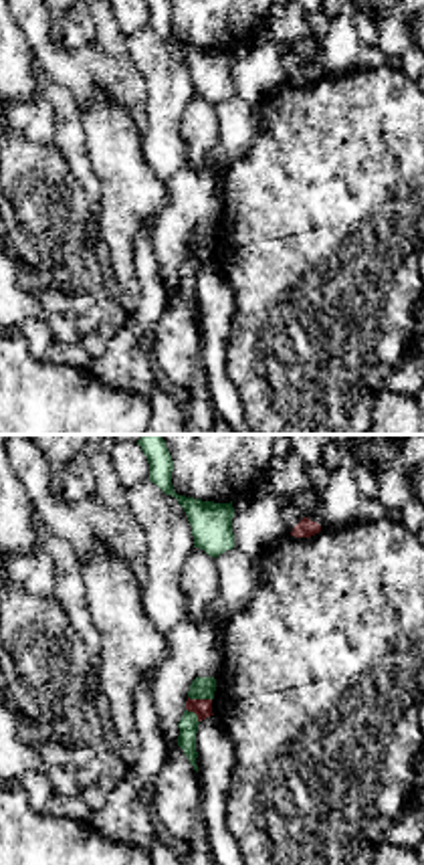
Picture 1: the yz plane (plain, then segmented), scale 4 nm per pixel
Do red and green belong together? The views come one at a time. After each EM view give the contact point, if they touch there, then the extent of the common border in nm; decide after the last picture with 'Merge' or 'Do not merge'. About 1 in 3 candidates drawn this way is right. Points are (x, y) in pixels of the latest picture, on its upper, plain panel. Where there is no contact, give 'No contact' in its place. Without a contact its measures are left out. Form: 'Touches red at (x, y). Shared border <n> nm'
Touches red at (200, 247). Shared border 100 nm

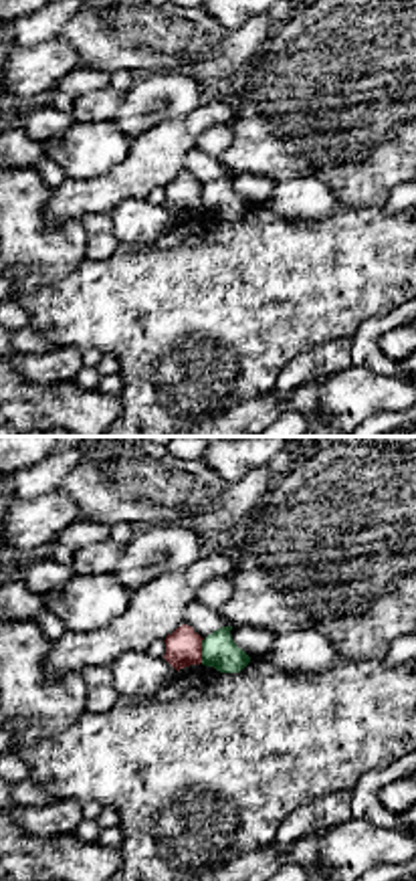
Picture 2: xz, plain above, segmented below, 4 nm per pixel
Touches red at (200, 199). Shared border 100 nm

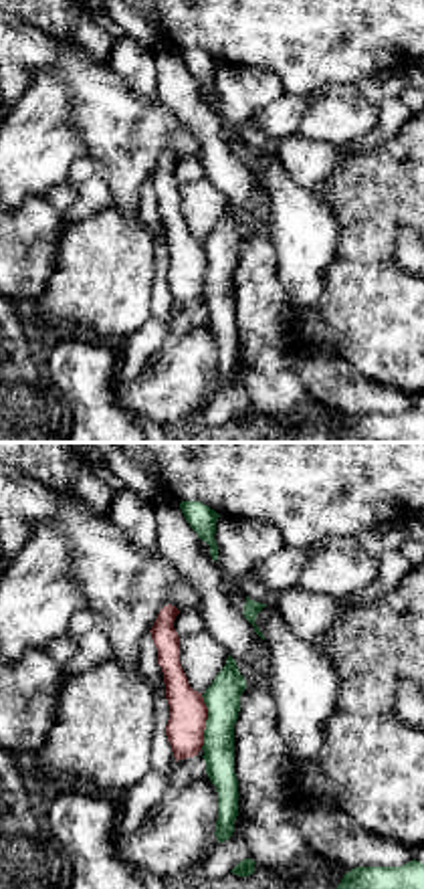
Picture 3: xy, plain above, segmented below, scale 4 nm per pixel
Touches red at (204, 269). Shared border 220 nm

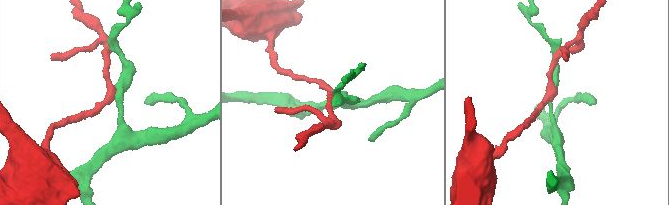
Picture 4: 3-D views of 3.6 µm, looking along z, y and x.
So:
Do not merge

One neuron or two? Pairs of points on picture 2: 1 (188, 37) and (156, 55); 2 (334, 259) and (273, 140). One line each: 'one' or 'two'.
1: one
2: two

